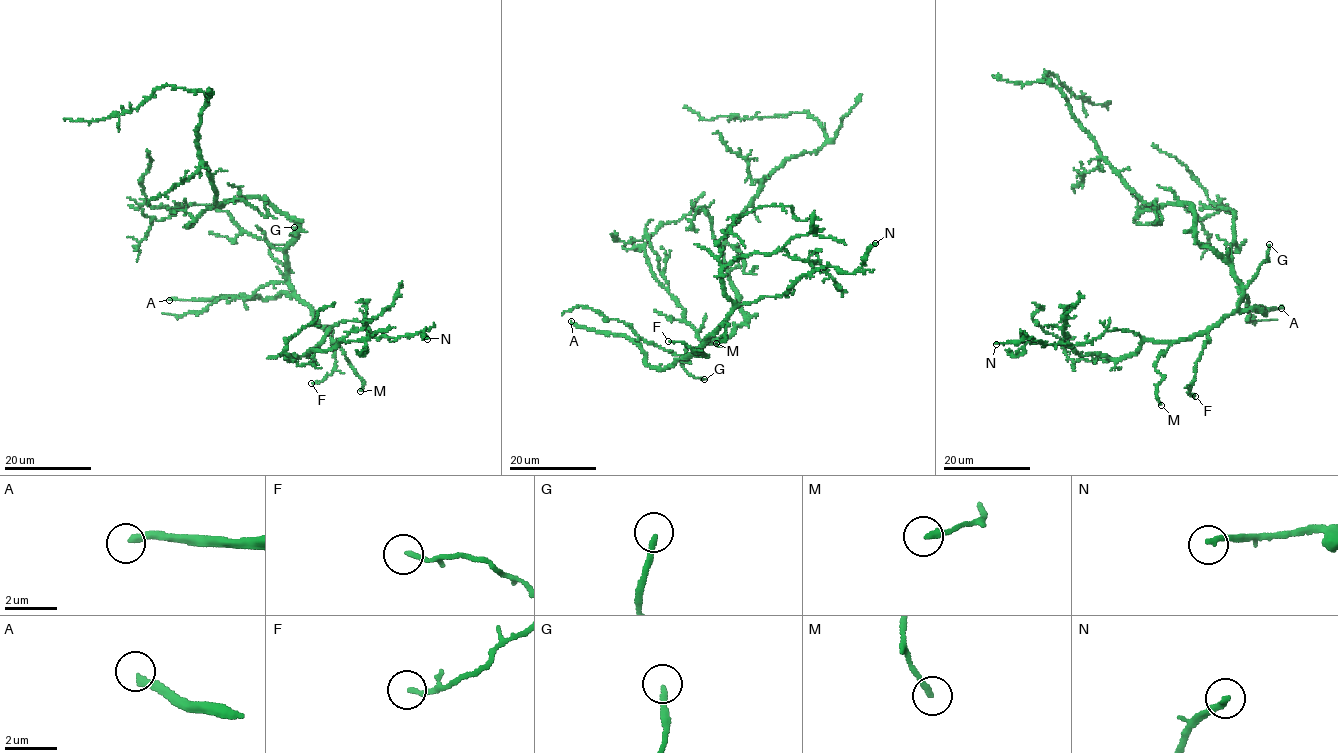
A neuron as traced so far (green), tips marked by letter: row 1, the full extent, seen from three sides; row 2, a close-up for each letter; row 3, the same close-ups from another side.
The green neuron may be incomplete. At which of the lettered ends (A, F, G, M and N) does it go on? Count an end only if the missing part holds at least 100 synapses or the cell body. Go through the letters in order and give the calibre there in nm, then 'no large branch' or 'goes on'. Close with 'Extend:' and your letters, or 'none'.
A: calibre 280 nm; goes on
F: calibre 180 nm; no large branch
G: calibre 200 nm; goes on
M: calibre 200 nm; no large branch
N: calibre 200 nm; no large branch
Extend: A, G

